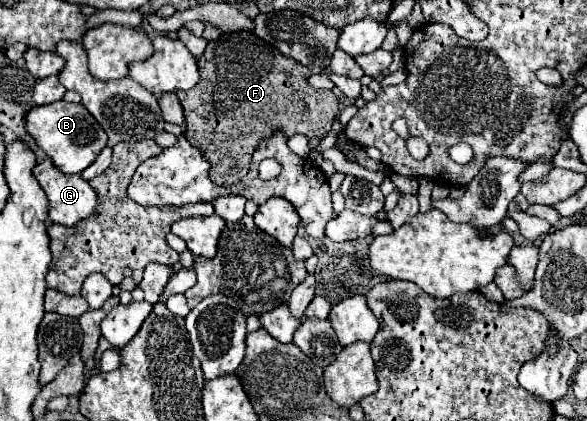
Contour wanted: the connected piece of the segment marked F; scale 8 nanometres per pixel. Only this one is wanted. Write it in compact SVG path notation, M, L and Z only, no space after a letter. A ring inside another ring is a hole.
M229 33L221 35L219 41L207 45L205 55L197 61L201 79L189 91L179 91L177 97L185 111L185 137L189 143L201 147L205 157L211 163L209 177L215 185L233 185L243 179L249 171L253 149L257 147L263 135L271 135L273 129L285 131L287 137L295 133L303 133L309 139L321 139L329 133L333 119L339 113L339 99L333 91L313 89L309 85L309 69L281 55L277 49L265 45L255 33Z

